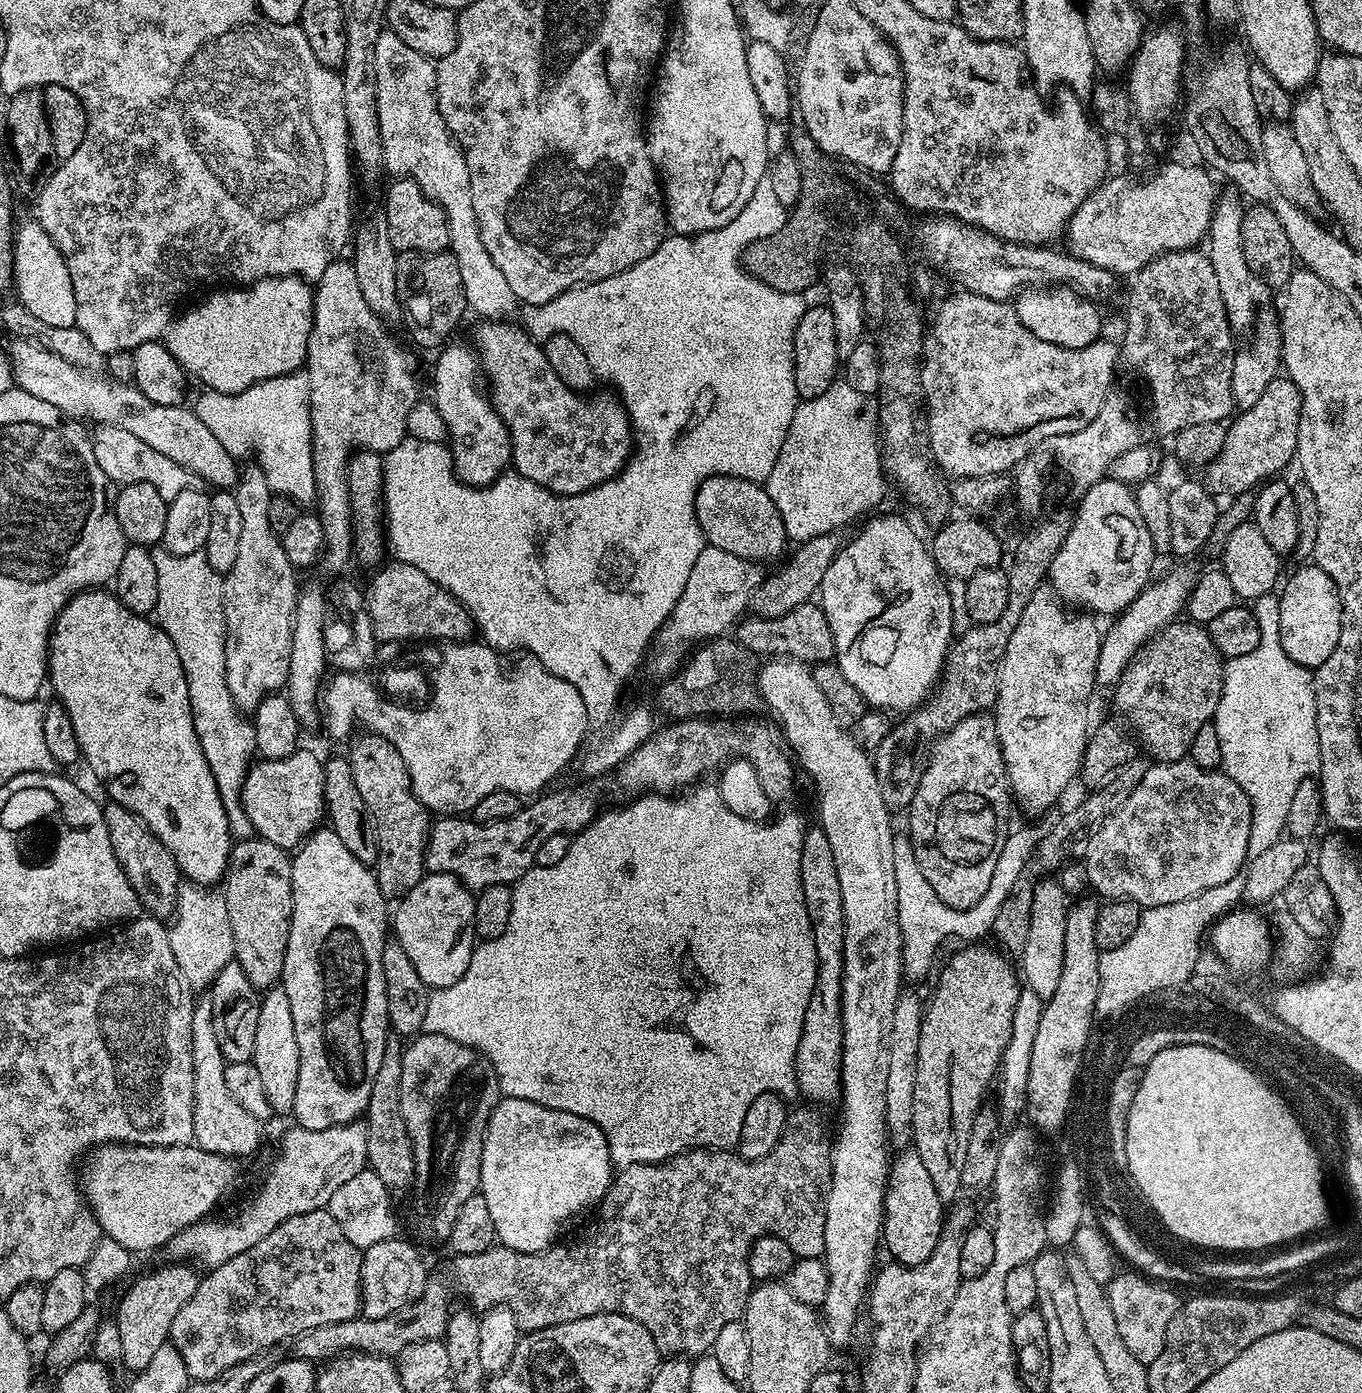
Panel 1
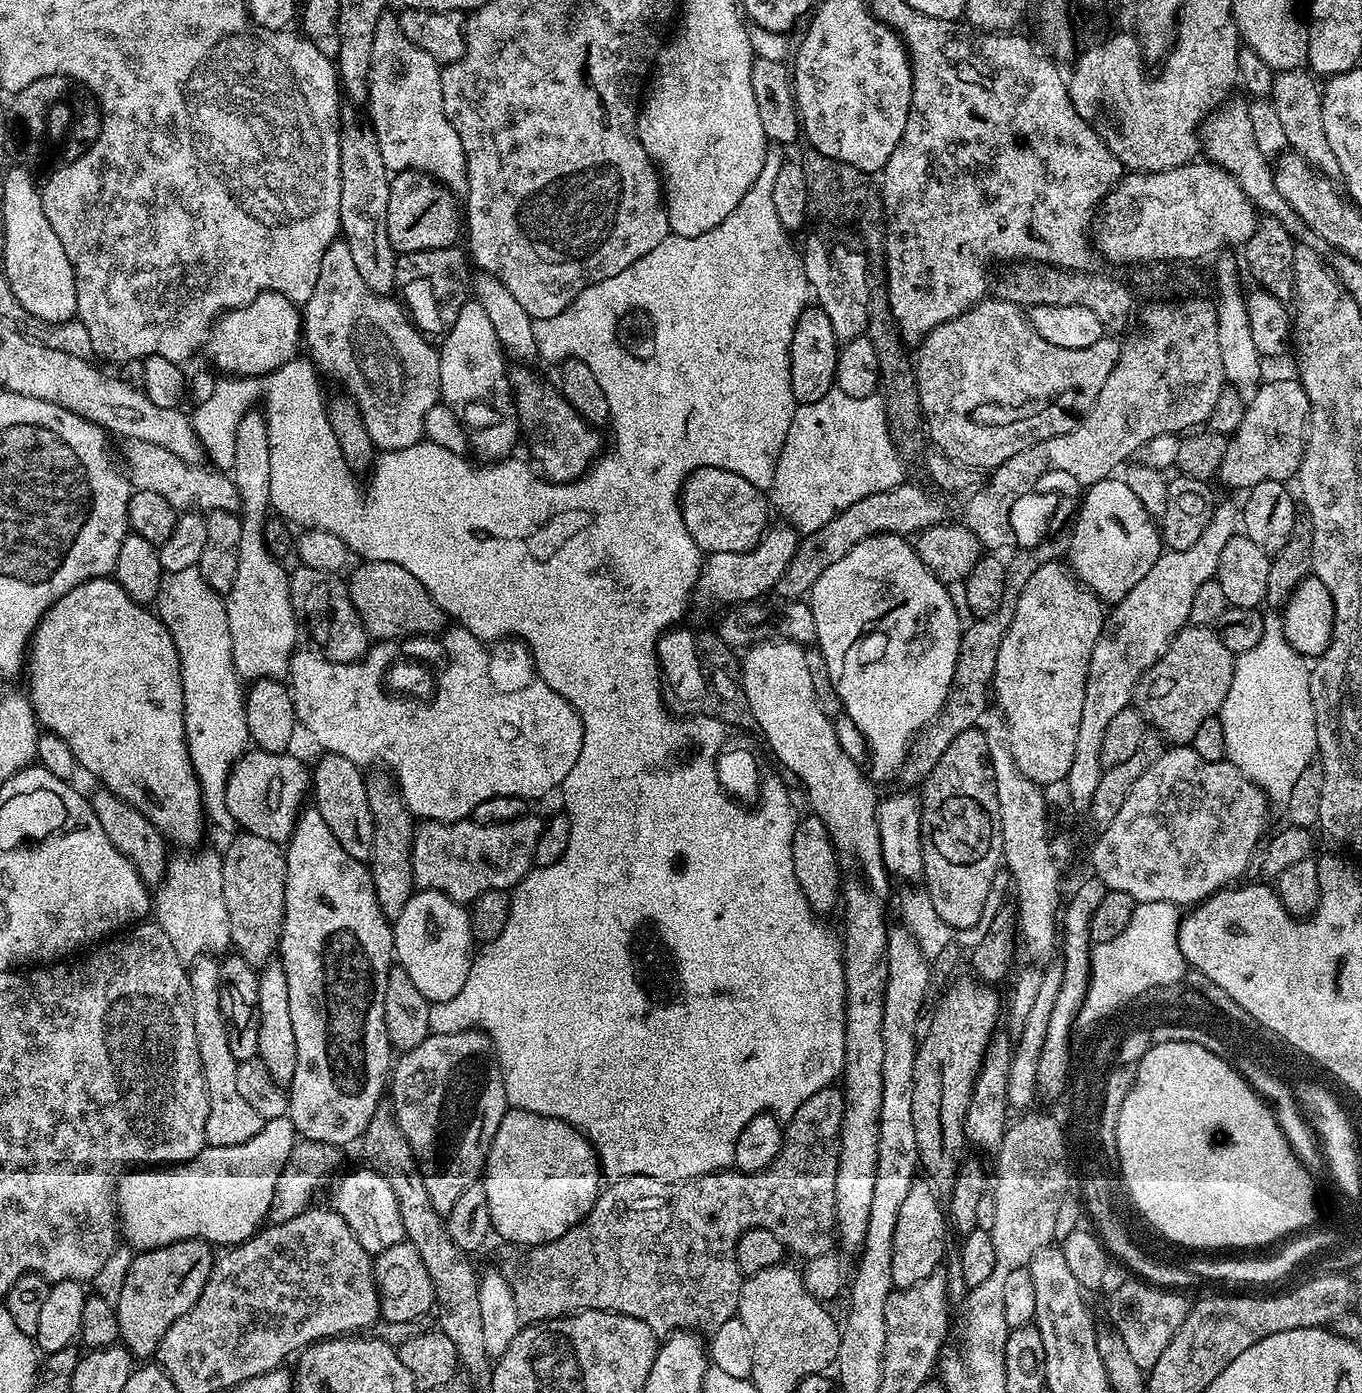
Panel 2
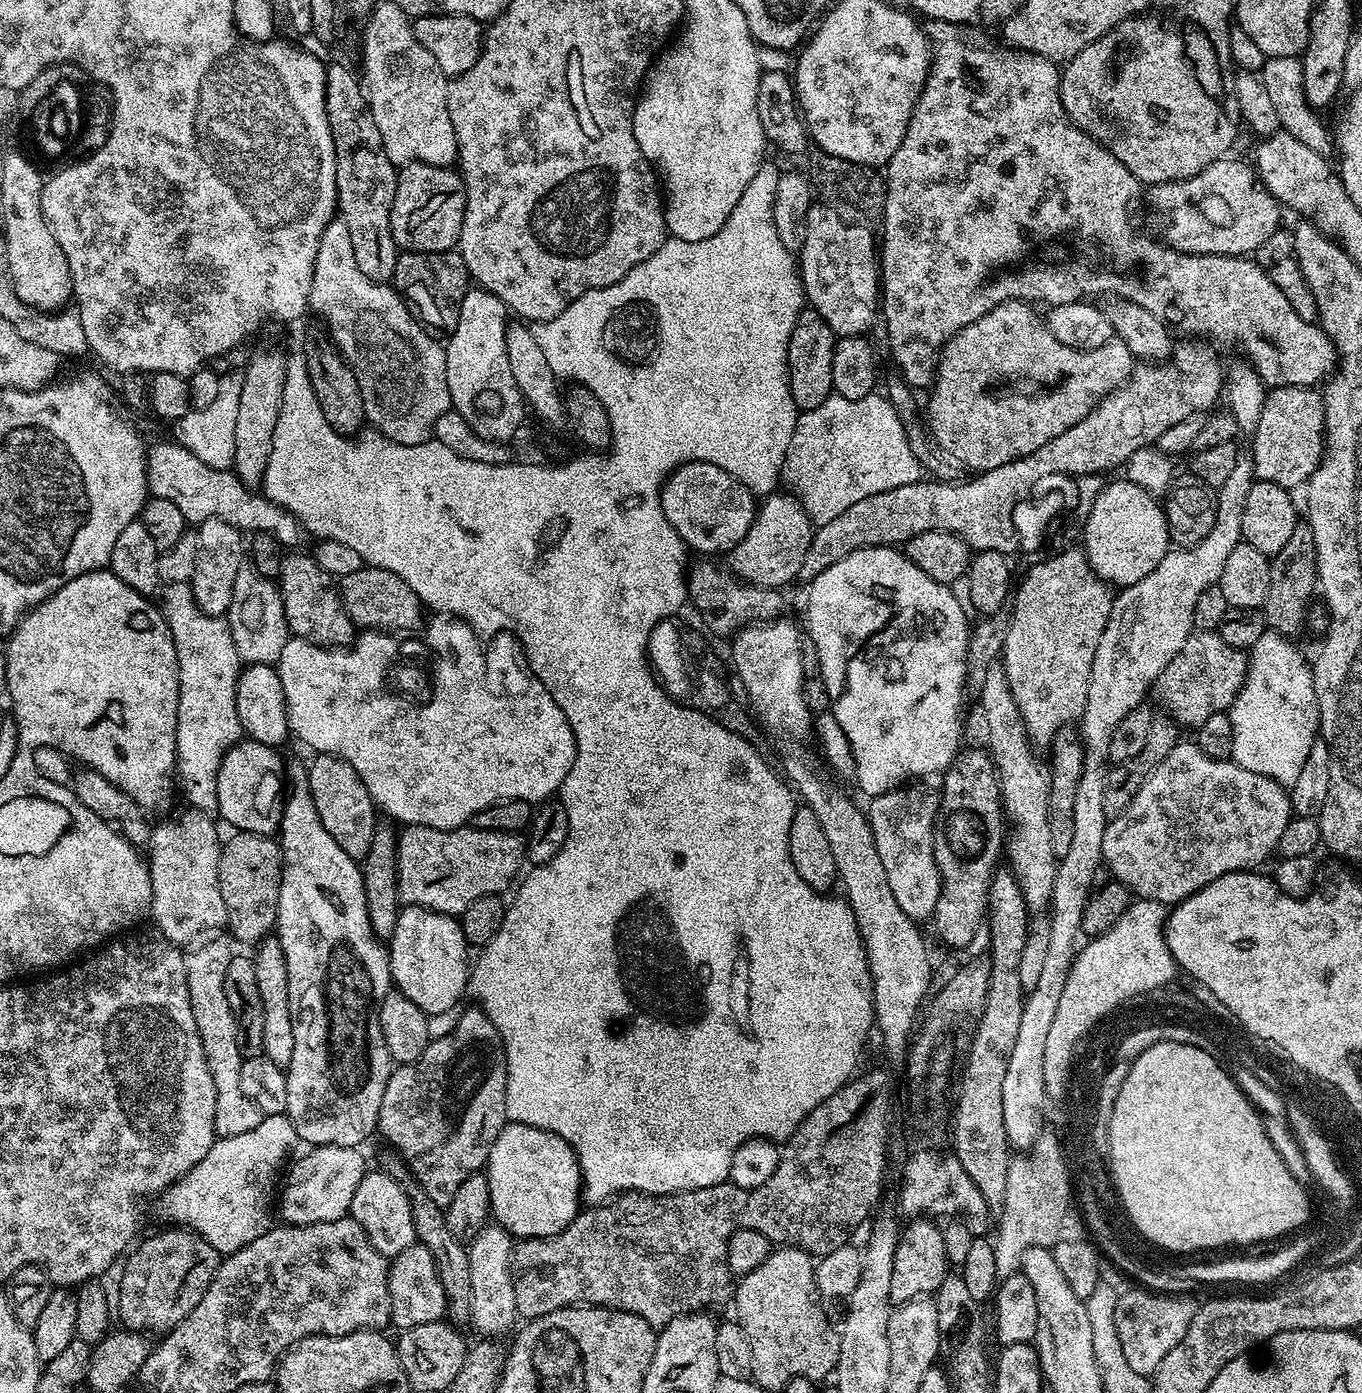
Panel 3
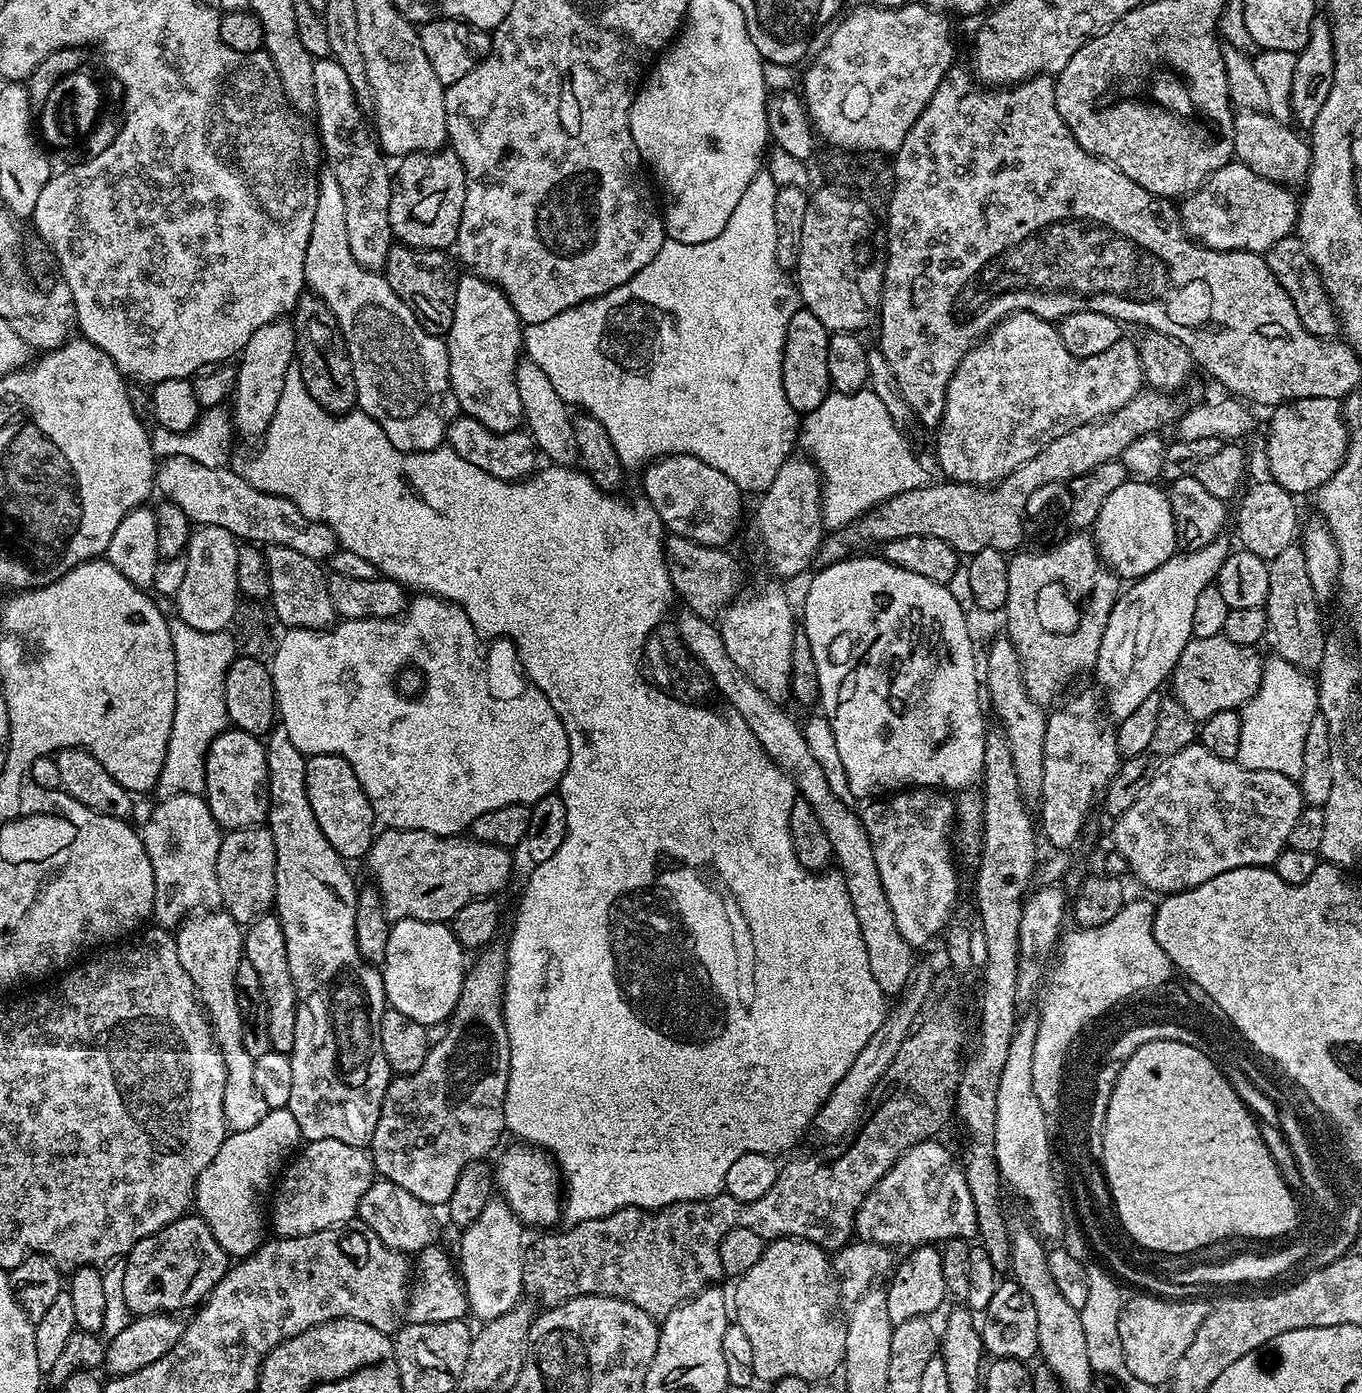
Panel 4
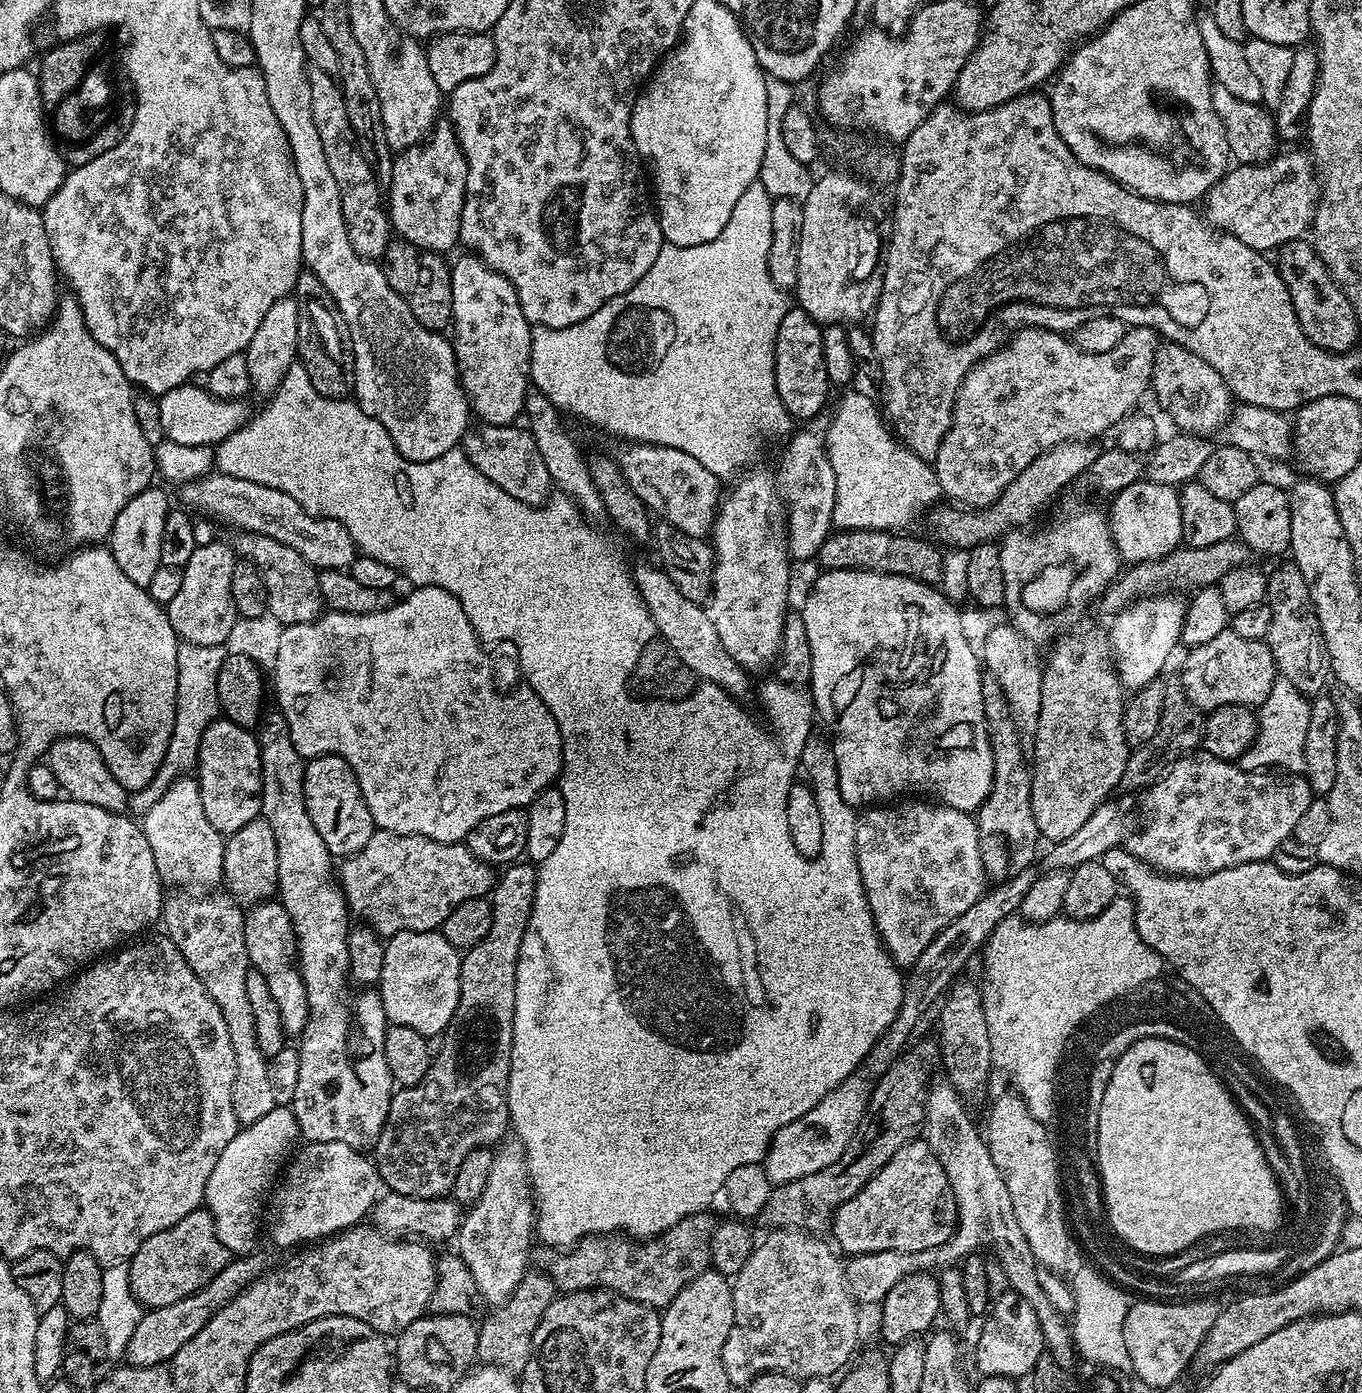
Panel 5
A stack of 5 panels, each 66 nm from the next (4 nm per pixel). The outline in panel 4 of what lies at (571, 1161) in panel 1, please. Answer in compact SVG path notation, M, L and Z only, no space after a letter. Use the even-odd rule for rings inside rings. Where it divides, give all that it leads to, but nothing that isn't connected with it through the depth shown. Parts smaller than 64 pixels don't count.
M516 1142L513 1145L513 1148L501 1158L500 1165L498 1163L495 1165L496 1188L499 1195L510 1206L510 1210L525 1226L532 1227L533 1224L534 1227L540 1228L536 1230L547 1229L552 1226L547 1224L554 1223L556 1219L559 1221L562 1216L562 1173L555 1159L543 1148L527 1142Z

